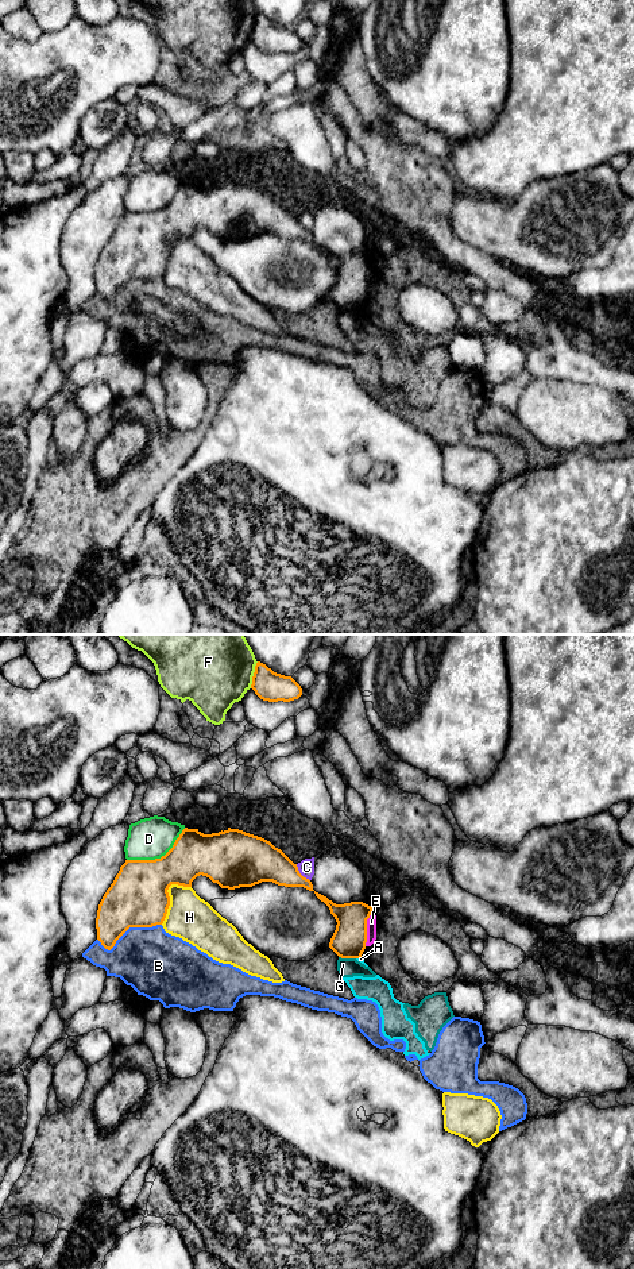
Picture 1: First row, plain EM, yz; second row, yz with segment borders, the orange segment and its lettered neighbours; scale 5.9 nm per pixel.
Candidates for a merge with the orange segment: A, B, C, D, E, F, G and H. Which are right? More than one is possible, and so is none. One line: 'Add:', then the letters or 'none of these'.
Add: none of these

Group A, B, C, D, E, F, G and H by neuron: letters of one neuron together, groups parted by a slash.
A G / B / C / D / E / F / H

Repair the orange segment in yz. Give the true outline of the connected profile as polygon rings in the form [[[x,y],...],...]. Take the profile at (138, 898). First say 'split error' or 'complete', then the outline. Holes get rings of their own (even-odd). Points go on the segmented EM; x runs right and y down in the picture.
complete; [[[185,828],[161,859],[125,860],[120,867],[98,904],[97,940],[111,950],[129,927],[162,925],[169,887],[192,887],[200,875],[228,890],[272,882],[314,891],[297,864],[262,837],[231,828],[212,834]]]

